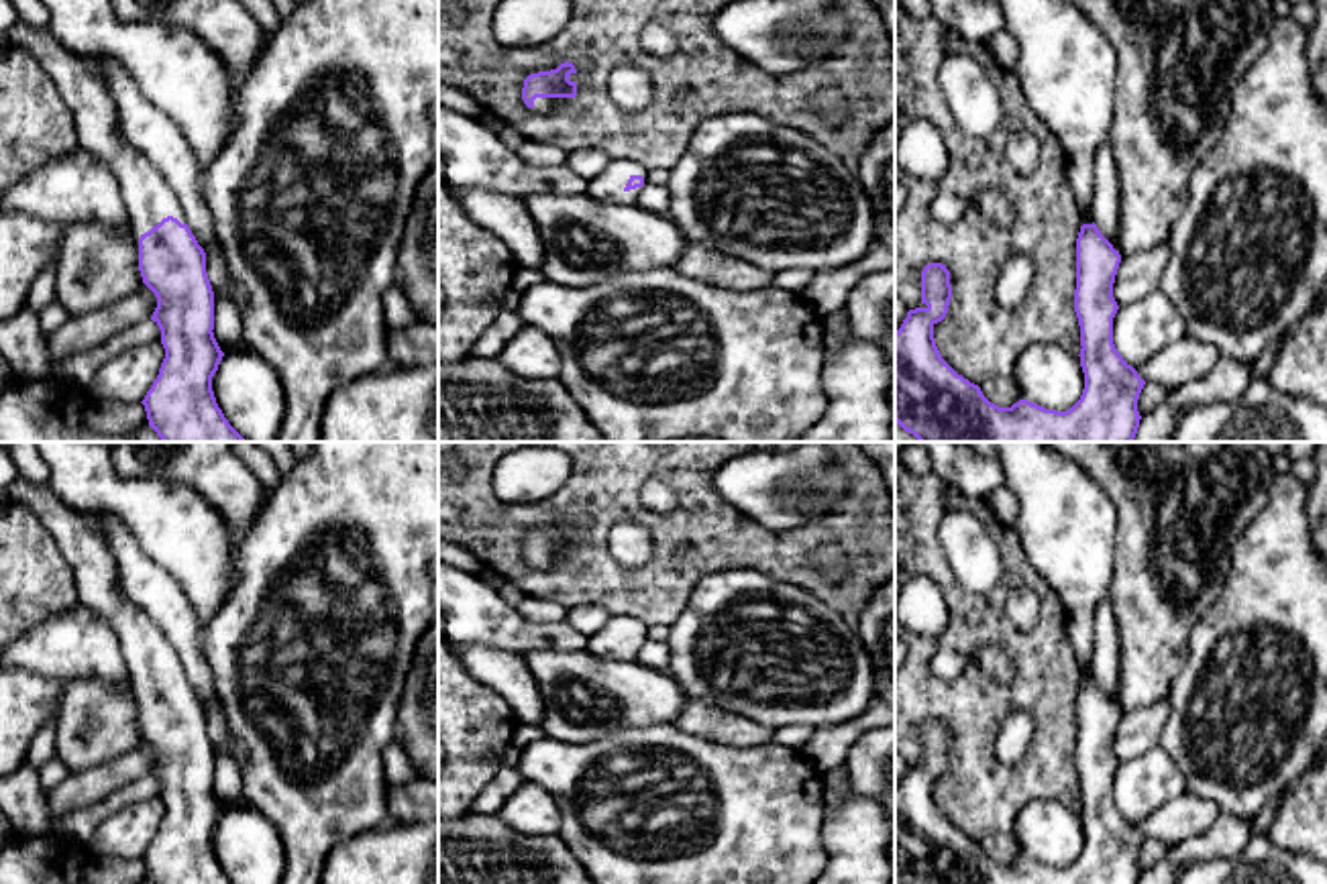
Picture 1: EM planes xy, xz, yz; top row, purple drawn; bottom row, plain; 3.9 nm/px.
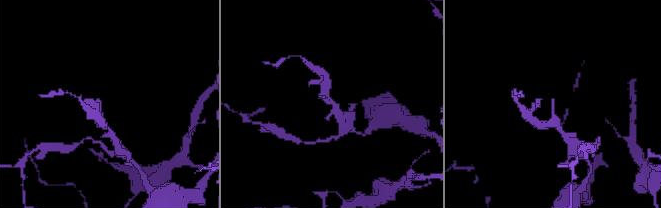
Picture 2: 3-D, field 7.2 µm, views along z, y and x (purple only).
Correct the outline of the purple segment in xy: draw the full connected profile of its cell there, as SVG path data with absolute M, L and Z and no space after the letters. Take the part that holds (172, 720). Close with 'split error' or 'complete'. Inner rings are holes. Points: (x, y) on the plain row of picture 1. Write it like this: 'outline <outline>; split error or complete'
outline M22 475L4 493L8 501L31 507L49 536L57 542L73 570L79 603L104 615L120 640L130 686L139 697L141 745L151 745L157 764L151 776L161 786L165 815L159 831L141 858L151 884L232 884L216 860L212 833L224 813L214 794L214 748L206 729L206 709L192 690L177 650L165 633L122 593L118 566L104 538L84 517L59 501L53 491L26 481Z; split error

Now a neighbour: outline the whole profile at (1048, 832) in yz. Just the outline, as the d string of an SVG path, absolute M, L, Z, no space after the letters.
M1046 798L1027 803L1009 833L1021 855L1056 868L1070 866L1084 845L1080 813Z

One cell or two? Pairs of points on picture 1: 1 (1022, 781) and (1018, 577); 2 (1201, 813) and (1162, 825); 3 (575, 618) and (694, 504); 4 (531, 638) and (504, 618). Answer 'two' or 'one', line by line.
1: one
2: one
3: two
4: one

